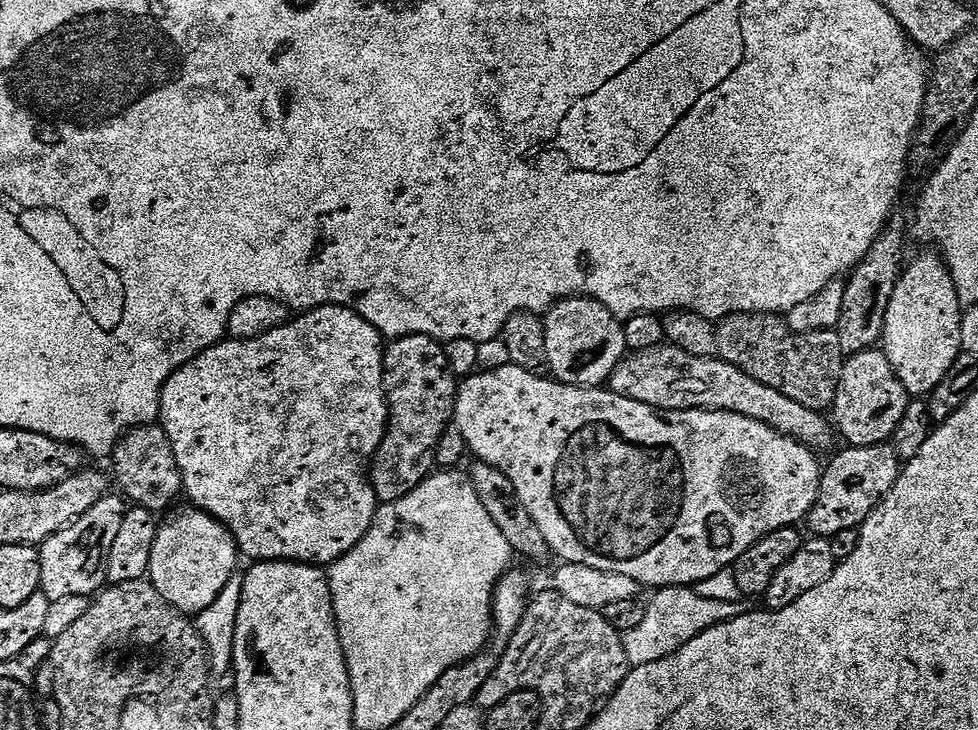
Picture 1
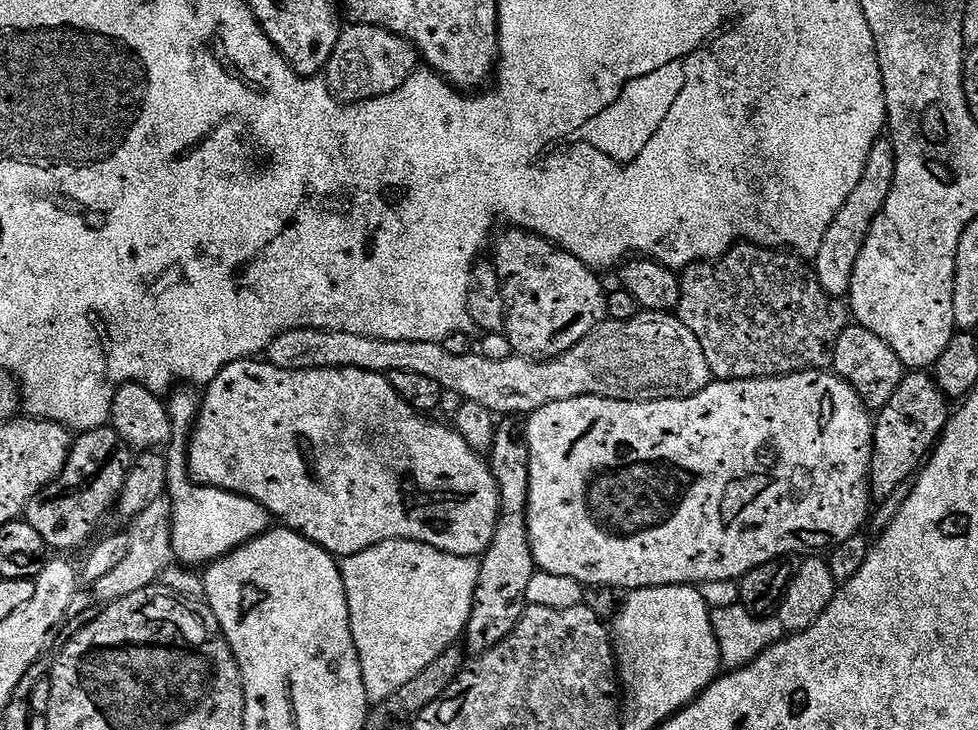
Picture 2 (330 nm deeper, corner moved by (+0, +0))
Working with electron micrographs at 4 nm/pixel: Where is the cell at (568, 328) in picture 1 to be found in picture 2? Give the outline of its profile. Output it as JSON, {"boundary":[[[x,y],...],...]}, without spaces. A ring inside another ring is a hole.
{"boundary":[[[512,228],[508,230],[508,233],[501,238],[497,239],[496,244],[496,257],[494,257],[494,263],[496,266],[496,273],[500,275],[500,283],[504,290],[504,302],[506,305],[506,335],[513,353],[529,358],[551,358],[553,356],[560,356],[563,352],[568,352],[578,342],[582,342],[591,334],[596,327],[604,323],[608,316],[608,296],[606,295],[606,289],[600,285],[600,280],[593,269],[585,266],[583,262],[578,259],[574,254],[565,252],[563,248],[557,248],[555,244],[552,244],[549,240],[544,239],[543,236],[535,234],[529,234],[522,228]]]}

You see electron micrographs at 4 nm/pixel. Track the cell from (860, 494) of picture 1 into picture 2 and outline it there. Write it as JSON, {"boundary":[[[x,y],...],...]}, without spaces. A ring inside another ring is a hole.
{"boundary":[[[912,370],[894,390],[894,398],[875,417],[876,438],[872,451],[872,498],[883,502],[893,499],[896,491],[919,473],[936,447],[950,419],[950,401],[927,371]]]}

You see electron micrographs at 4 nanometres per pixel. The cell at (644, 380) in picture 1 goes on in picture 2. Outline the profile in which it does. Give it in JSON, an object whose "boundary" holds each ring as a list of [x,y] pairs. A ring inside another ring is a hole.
{"boundary":[[[647,310],[626,321],[605,319],[604,323],[568,352],[544,359],[519,354],[513,354],[505,360],[491,360],[479,354],[459,356],[450,354],[443,343],[390,342],[358,334],[327,332],[325,328],[299,328],[280,336],[268,348],[266,360],[267,363],[286,370],[362,368],[385,374],[413,372],[438,382],[449,393],[457,392],[465,401],[480,403],[493,414],[504,418],[519,417],[519,412],[531,414],[550,402],[566,402],[579,396],[601,396],[611,400],[688,400],[714,380],[710,362],[706,362],[706,354],[702,350],[702,342],[698,342],[695,334],[680,321],[679,315]]]}

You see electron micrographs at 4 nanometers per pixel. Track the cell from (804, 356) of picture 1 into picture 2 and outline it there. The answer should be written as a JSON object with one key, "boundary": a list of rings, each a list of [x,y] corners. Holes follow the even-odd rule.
{"boundary":[[[739,248],[724,264],[717,265],[716,268],[692,268],[692,272],[688,272],[688,280],[681,281],[684,288],[680,291],[680,321],[695,334],[698,342],[702,342],[706,362],[710,362],[710,370],[716,380],[762,380],[765,376],[788,376],[792,372],[828,370],[833,367],[838,338],[850,324],[850,308],[843,299],[828,295],[828,291],[818,282],[814,268],[805,268],[796,260],[774,256],[771,252],[756,251],[756,248]]]}

